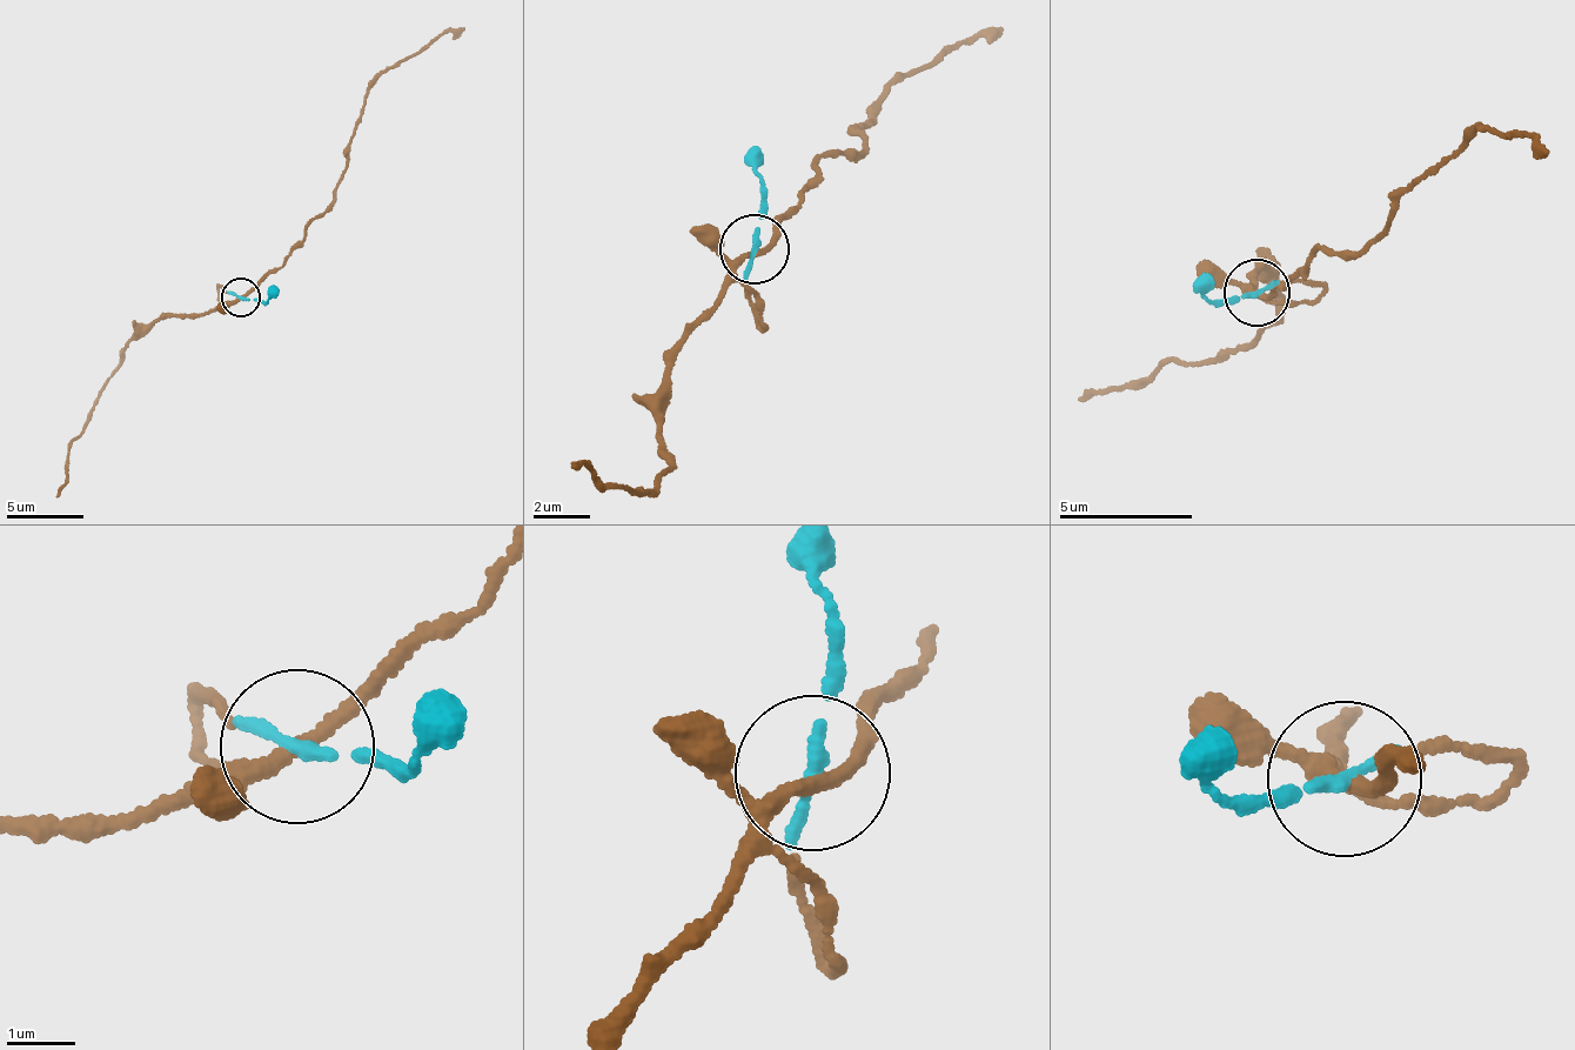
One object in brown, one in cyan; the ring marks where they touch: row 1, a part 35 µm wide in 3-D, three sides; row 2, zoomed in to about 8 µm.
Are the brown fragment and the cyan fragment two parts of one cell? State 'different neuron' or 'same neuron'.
same neuron

